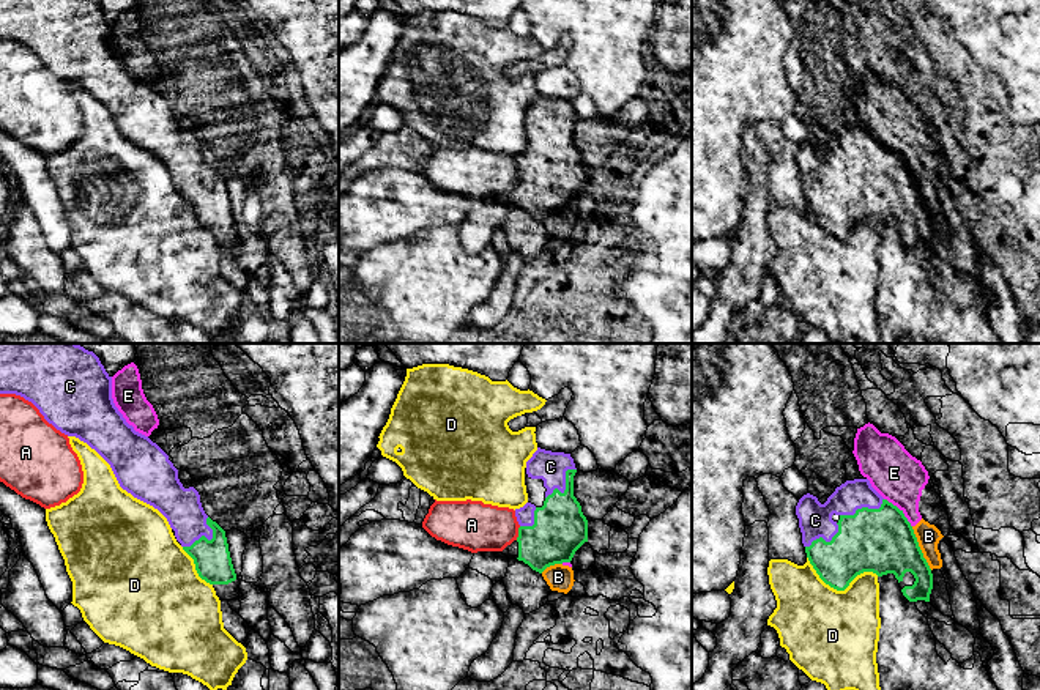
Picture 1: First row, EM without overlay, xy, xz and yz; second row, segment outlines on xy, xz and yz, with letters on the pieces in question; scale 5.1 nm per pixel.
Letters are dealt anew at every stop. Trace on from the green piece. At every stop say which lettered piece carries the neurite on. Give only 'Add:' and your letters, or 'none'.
Add: C

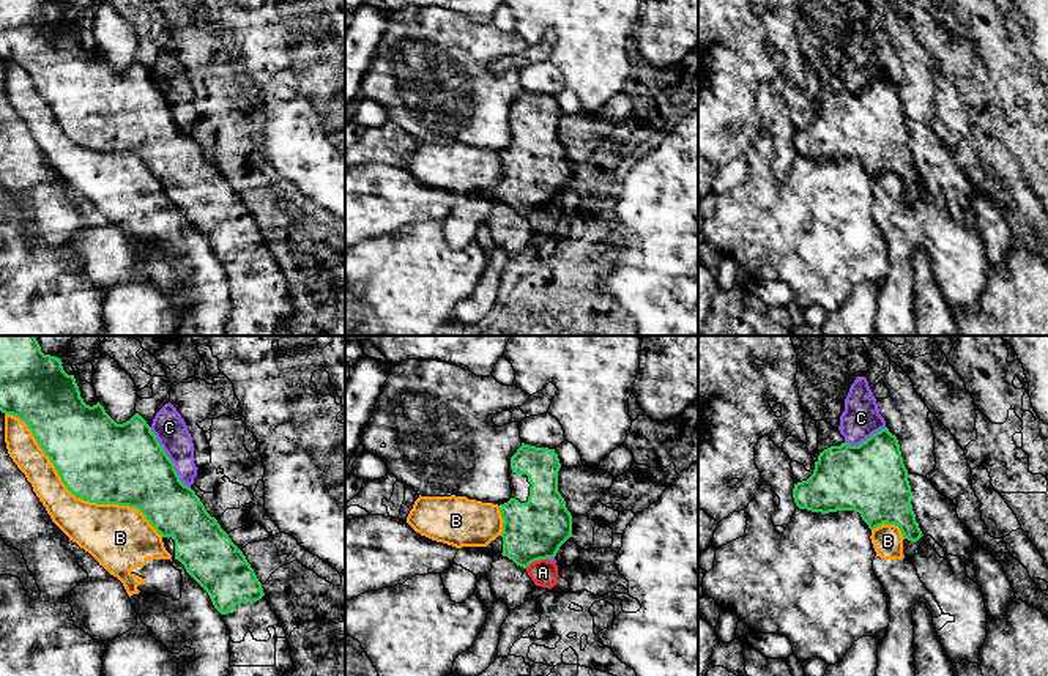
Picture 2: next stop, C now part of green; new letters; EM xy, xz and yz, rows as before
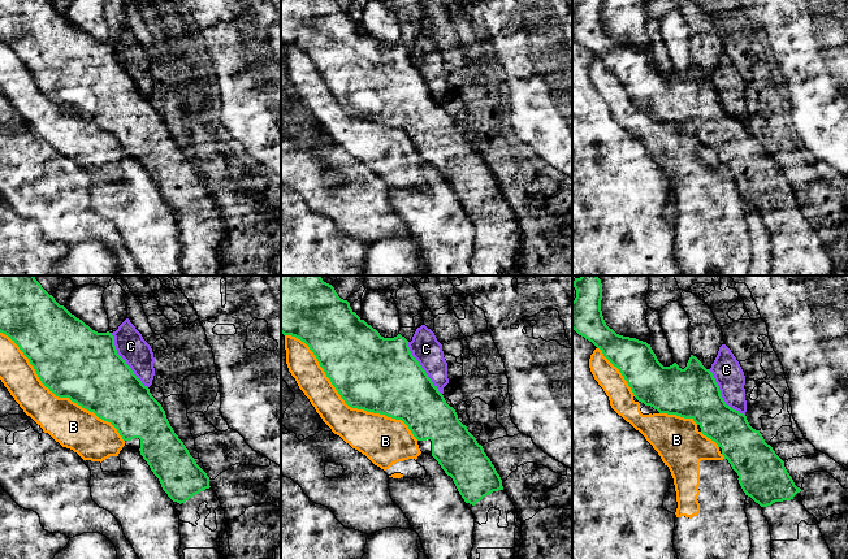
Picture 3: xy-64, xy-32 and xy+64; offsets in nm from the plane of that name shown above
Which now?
Add: none

